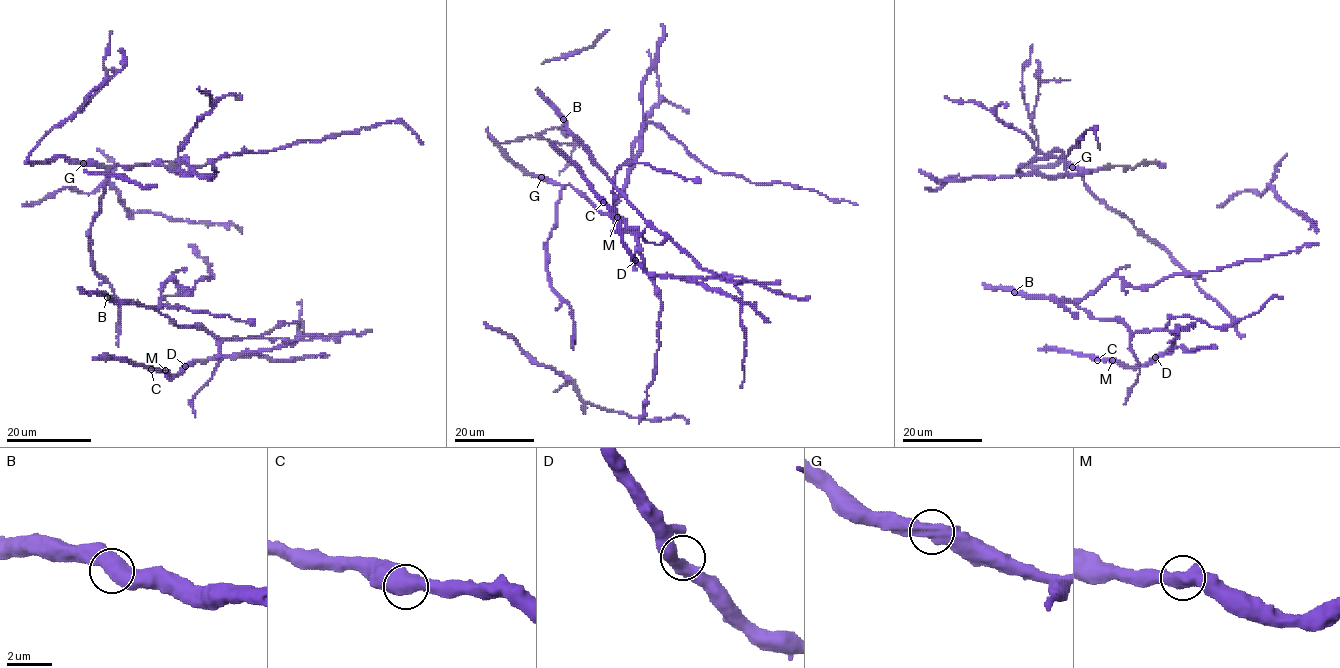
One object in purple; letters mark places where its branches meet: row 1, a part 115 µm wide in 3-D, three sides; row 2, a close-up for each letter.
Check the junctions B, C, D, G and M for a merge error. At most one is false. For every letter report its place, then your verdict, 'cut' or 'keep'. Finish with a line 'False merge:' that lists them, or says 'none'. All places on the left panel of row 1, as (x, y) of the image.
B: (107, 297) | keep
C: (151, 369) | keep
D: (185, 366) | keep
G: (83, 163) | keep
M: (165, 370) | keep
False merge: none

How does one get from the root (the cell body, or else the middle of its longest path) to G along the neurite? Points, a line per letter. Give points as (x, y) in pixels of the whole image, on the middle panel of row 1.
G: (551, 278), (547, 271), (546, 243), (556, 224), (556, 204), (563, 187), (541, 177)

